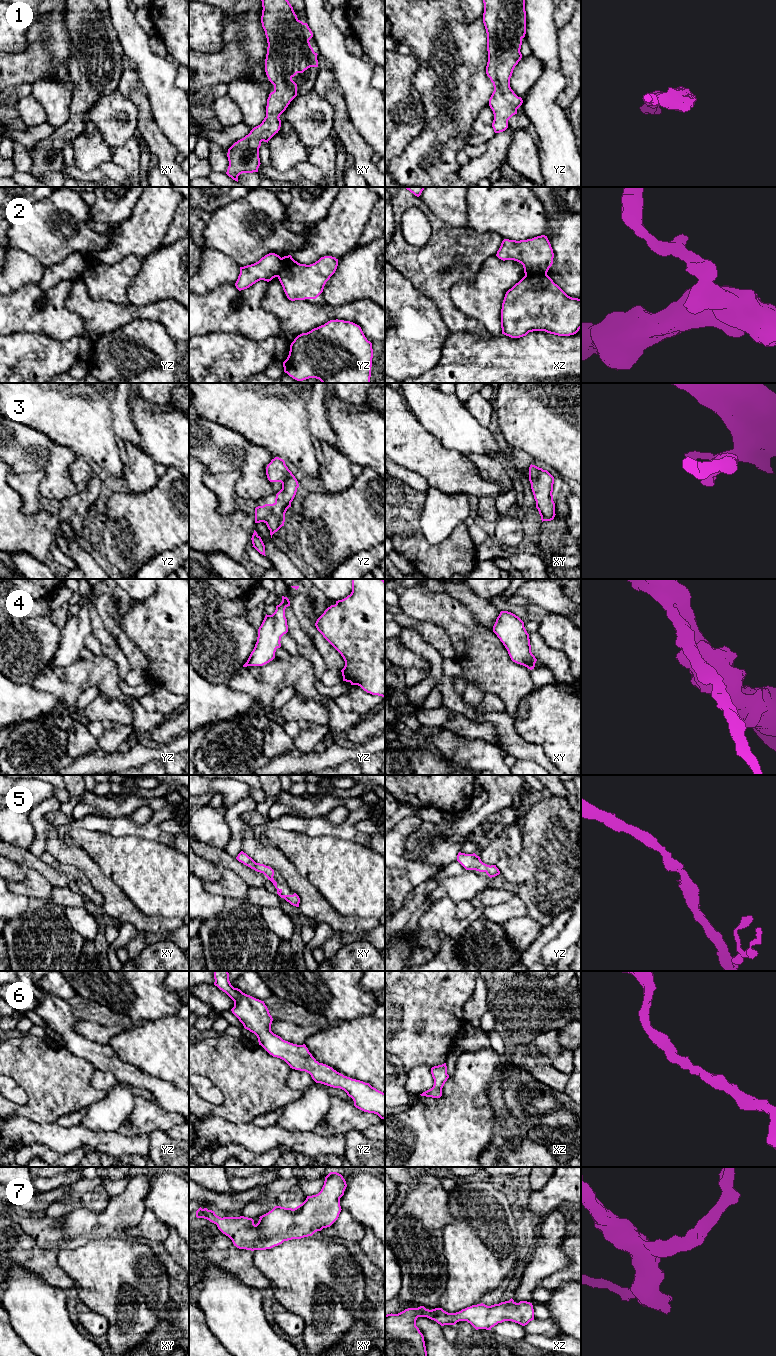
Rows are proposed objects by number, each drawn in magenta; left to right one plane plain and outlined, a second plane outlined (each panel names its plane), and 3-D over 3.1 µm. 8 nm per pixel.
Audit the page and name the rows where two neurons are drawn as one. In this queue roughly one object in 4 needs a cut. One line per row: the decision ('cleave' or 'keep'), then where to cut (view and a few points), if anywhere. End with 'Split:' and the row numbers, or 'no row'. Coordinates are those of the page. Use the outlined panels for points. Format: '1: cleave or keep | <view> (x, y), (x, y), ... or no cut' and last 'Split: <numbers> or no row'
1: keep | no cut
2: cleave | xz (525, 274), (546, 275)
3: keep | no cut
4: keep | no cut
5: keep | no cut
6: keep | no cut
7: keep | no cut
Split: 2

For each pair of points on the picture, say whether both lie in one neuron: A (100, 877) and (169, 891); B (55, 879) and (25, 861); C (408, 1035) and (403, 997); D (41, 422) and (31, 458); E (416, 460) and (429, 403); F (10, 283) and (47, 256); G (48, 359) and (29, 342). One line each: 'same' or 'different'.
A: different
B: same
C: same
D: different
E: different
F: different
G: same

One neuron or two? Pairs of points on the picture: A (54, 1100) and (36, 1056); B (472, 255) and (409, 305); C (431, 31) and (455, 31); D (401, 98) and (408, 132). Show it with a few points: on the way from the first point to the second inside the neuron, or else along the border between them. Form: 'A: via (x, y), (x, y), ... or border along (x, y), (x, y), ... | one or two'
A: via (54, 1089), (54, 1082), (39, 1067) | one
B: border along (405, 278), (426, 295), (439, 310) | two
C: via (437, 33), (442, 37), (449, 37) | one
D: via (401, 106), (401, 118), (404, 124) | one

